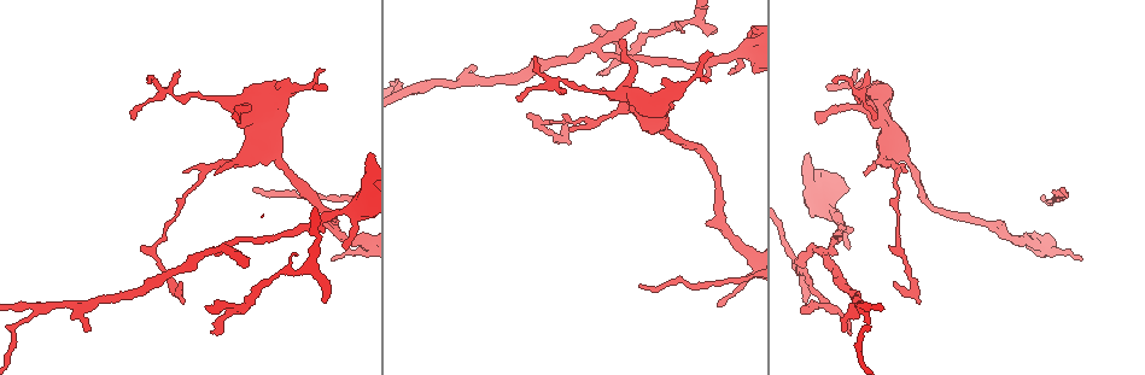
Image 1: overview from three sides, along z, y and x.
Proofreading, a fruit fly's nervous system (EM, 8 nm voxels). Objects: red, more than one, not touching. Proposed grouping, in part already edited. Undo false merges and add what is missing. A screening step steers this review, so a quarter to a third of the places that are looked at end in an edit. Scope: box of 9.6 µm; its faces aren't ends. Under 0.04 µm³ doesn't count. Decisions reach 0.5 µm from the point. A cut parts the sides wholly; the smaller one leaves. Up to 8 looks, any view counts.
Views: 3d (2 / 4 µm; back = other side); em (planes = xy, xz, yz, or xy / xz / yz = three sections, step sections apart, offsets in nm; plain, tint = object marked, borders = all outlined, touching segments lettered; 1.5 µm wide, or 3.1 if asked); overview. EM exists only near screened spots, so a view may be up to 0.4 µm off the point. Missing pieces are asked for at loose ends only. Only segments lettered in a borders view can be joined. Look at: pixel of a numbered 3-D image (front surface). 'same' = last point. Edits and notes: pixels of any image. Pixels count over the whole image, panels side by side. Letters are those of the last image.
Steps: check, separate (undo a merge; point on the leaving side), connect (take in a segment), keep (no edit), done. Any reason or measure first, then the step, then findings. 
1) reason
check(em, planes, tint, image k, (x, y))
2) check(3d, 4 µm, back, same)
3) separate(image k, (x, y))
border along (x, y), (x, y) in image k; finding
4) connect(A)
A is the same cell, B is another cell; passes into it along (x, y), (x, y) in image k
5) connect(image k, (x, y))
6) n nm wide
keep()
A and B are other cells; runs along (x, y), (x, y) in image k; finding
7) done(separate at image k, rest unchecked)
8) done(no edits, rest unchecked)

branch stops here
check(3d, 2 µm, image 1, (803, 306))

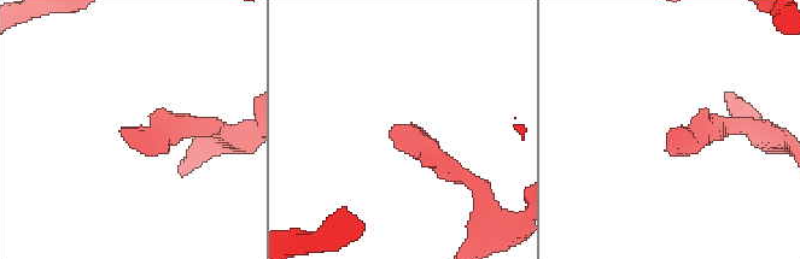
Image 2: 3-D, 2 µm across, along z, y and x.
check(em, planes, borders, image 2, (123, 129))

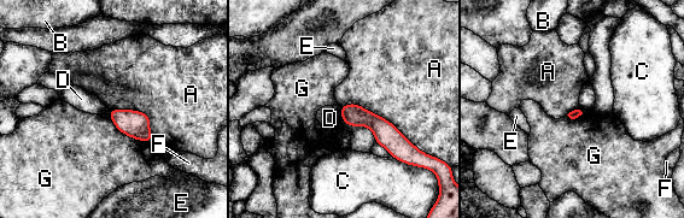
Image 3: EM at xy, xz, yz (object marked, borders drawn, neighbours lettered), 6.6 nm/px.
keep()
A, B, C, D, E, F and G are other cells; runs along (343, 108), (373, 121), (405, 149) in image 3; none of them fits

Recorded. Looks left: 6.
an open end
check(3d, 2 µm, image 1, (87, 330))

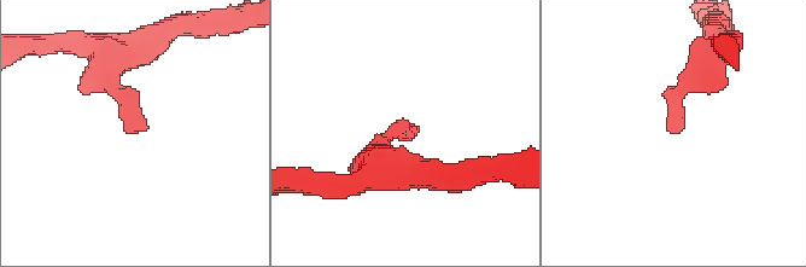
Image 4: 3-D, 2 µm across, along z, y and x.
need the tissue
check(em, planes, borders, image 4, (678, 131))

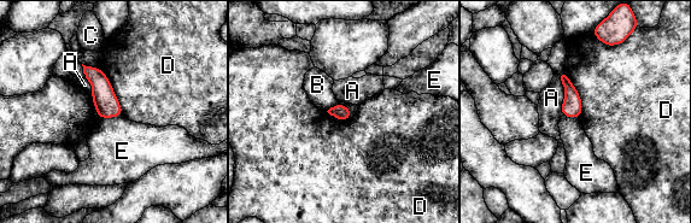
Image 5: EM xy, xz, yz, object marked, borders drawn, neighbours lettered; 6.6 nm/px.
D touches over 360 nm
keep()
A, B, C, D and E are other cells; border along (122, 115), (97, 118) in image 5; no lettered segment goes on from it

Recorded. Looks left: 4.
check(em, 3.1 µm, xy, step 16, borders, image 1, (624, 41))

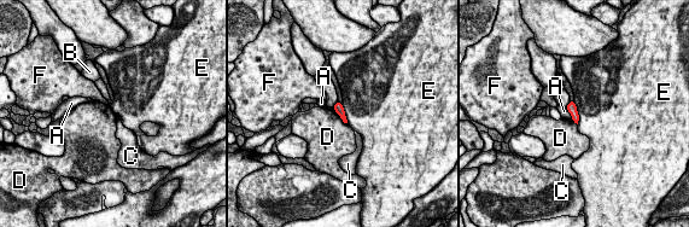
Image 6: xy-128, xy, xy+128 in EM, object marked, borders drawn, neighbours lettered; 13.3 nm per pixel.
check(em, 3.1 µm, yz, step 16, borders, same)

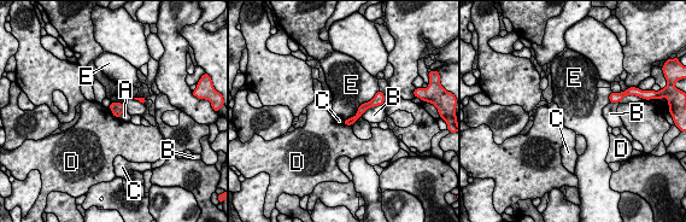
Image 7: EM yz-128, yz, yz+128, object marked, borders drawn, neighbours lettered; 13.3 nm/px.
100 nm wide
keep()
A, B, C, D and E are other cells; runs along (375, 100), (346, 122) in image 7; none of them fits

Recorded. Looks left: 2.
done(no edits, rest unchecked)

